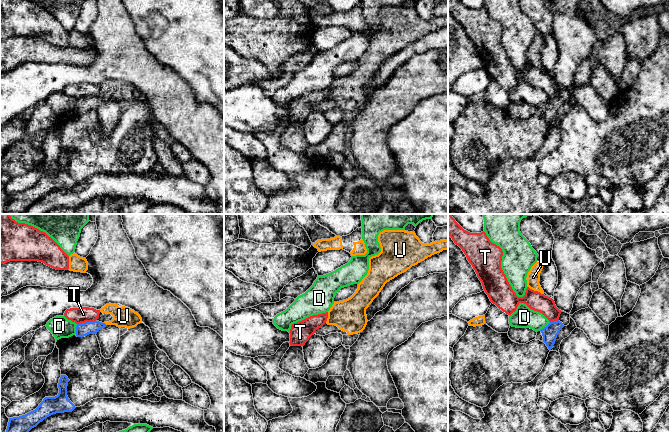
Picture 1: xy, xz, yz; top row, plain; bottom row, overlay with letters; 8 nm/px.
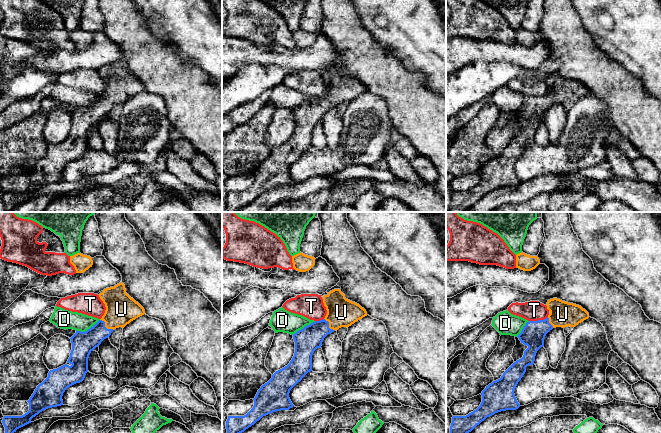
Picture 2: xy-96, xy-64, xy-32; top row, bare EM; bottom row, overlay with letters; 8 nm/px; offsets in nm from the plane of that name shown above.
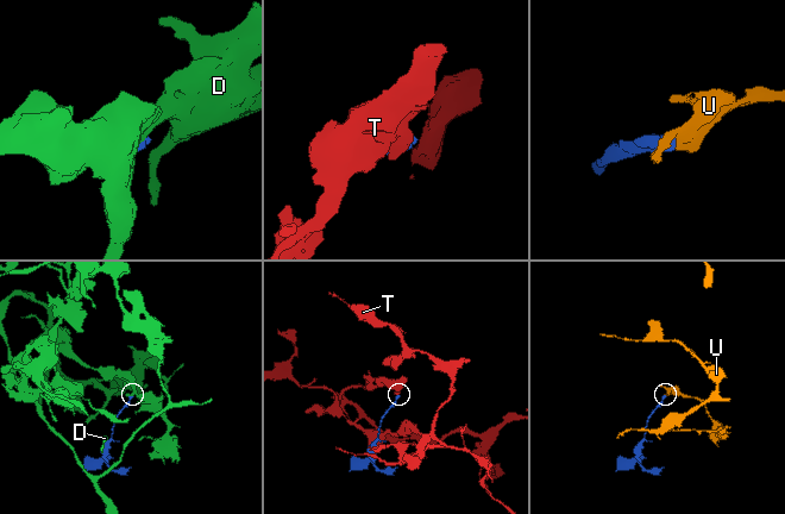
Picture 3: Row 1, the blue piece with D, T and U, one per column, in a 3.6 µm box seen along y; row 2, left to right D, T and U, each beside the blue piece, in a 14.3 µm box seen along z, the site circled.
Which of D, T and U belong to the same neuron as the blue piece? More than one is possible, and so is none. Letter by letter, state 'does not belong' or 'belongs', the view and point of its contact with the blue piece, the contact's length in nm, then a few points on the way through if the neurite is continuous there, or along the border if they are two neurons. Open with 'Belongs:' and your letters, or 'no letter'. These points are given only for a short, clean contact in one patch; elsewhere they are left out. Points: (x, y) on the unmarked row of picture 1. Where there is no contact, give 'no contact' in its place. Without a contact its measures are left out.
Belongs: U
D: does not belong; contact yz (544, 103); length 120 nm; border yz (550, 98), (539, 106)
T: does not belong; contact xy (86, 98); length 160 nm; border xy (95, 96), (77, 100)
U: belongs; contact xy (105, 100); length 40 nm; way xy (83, 105), (105, 100), (118, 96), (123, 92)

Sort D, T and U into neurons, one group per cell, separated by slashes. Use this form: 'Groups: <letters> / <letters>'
Groups: D / T / U

